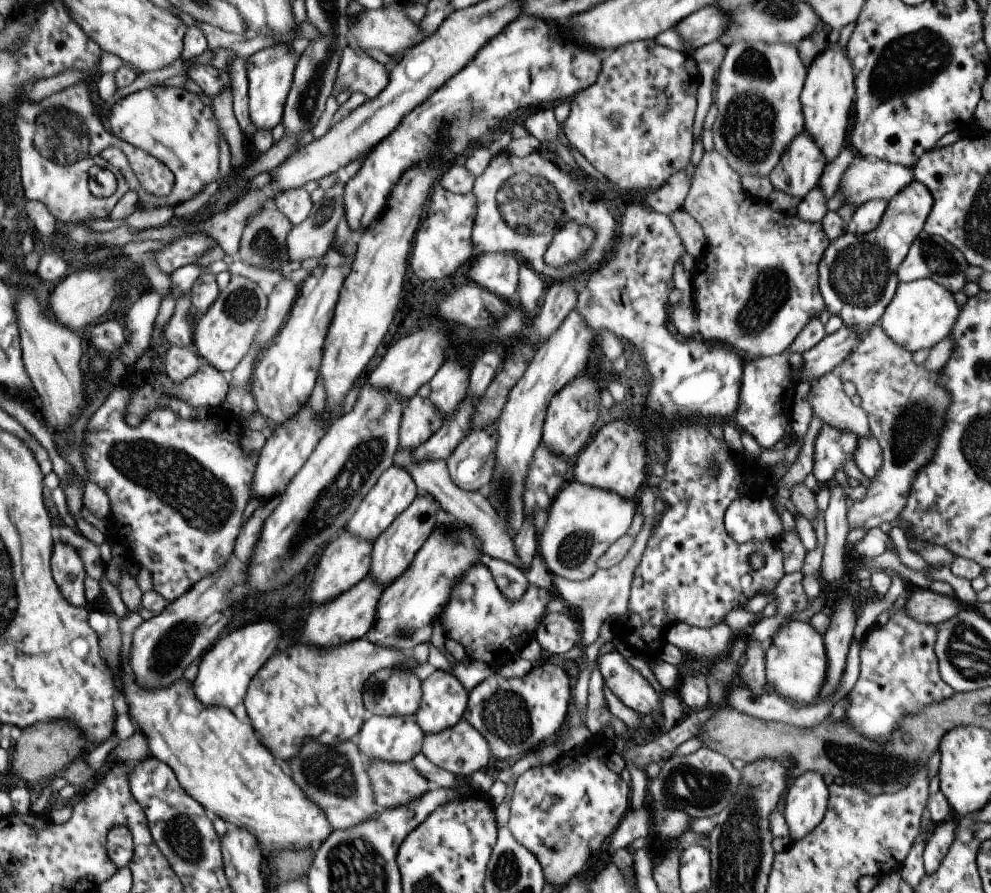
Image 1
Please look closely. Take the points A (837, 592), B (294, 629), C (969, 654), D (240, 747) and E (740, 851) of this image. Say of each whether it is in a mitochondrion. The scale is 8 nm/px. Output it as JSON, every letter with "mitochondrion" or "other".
{"A":"other","B":"other","C":"mitochondrion","D":"other","E":"mitochondrion"}

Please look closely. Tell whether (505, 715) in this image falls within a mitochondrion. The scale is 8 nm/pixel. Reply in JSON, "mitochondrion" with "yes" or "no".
{"mitochondrion":"yes"}

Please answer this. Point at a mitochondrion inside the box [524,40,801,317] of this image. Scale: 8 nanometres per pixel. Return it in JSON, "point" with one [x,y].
{"point":[748,126]}

